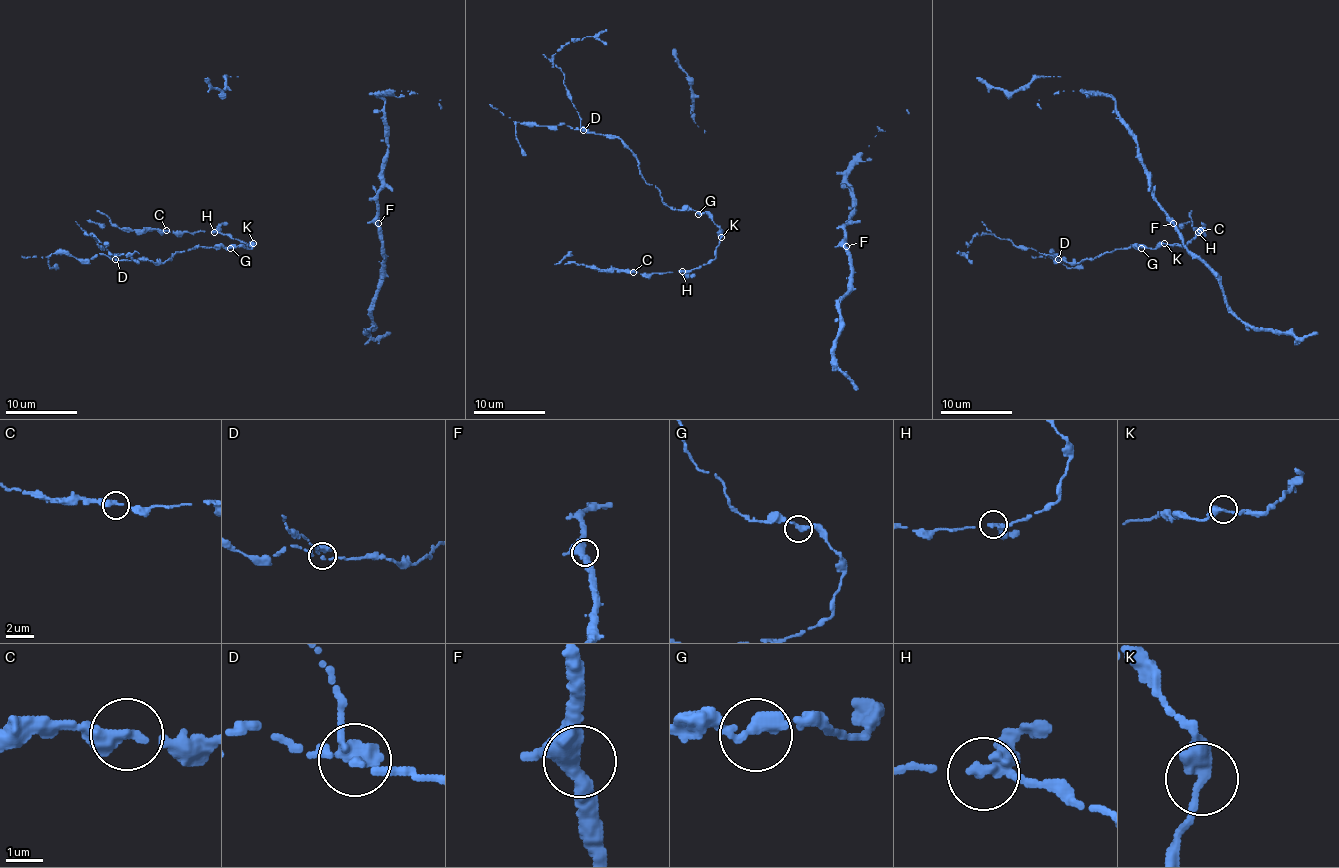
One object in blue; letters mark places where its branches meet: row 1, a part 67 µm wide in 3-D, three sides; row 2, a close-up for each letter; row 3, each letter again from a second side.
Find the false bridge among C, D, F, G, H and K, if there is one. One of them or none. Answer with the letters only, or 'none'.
D

